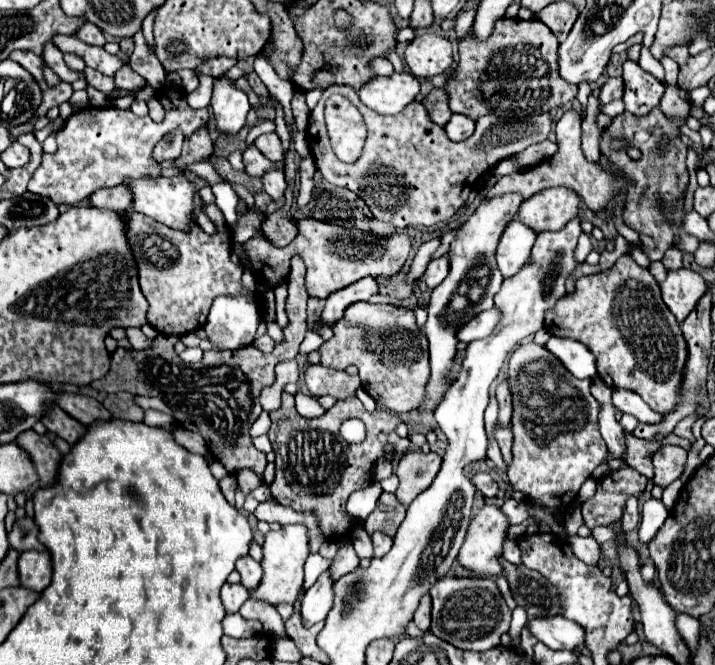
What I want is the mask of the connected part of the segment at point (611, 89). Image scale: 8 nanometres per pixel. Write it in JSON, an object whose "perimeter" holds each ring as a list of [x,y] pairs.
{"perimeter":[[[608,78],[606,84],[600,88],[600,102],[608,104],[610,100],[618,100],[624,94],[622,78]]]}

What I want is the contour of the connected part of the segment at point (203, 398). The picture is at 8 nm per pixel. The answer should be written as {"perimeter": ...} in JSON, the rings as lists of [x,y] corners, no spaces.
{"perimeter":[[[158,334],[154,338],[152,358],[148,358],[148,350],[122,350],[118,348],[112,354],[112,374],[106,376],[106,382],[94,382],[92,388],[100,392],[130,392],[136,396],[156,396],[162,398],[170,410],[174,420],[192,432],[204,436],[210,454],[222,462],[222,466],[232,472],[240,472],[244,468],[254,470],[260,480],[266,468],[266,454],[256,450],[252,438],[248,434],[254,420],[262,414],[262,406],[258,396],[262,388],[274,384],[274,366],[280,360],[296,358],[298,348],[288,340],[276,344],[272,354],[260,354],[256,346],[244,346],[240,350],[226,350],[226,352],[204,352],[202,362],[186,364],[174,352],[174,344],[178,342],[176,336]]]}

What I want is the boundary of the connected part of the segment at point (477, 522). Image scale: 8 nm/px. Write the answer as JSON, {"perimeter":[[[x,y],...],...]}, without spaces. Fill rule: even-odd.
{"perimeter":[[[484,506],[470,522],[458,562],[478,576],[502,574],[502,546],[508,536],[510,520],[498,506]]]}

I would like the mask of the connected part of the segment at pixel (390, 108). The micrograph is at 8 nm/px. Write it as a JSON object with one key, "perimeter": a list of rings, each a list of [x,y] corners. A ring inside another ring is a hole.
{"perimeter":[[[394,72],[390,78],[376,76],[364,84],[364,88],[360,88],[360,100],[380,114],[398,114],[416,100],[418,92],[420,84],[416,76]]]}

